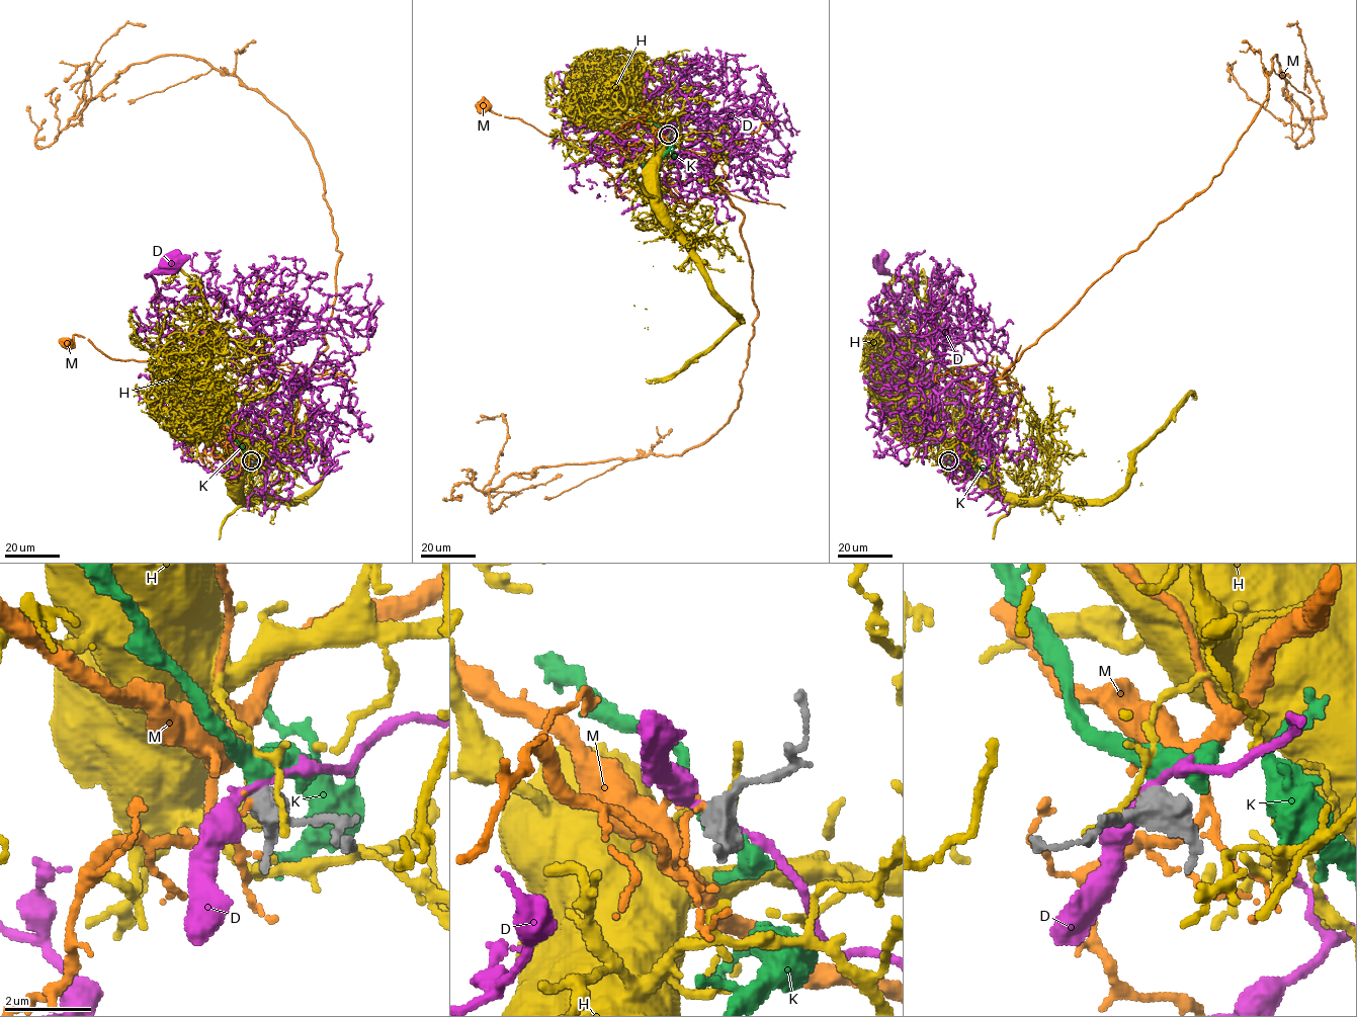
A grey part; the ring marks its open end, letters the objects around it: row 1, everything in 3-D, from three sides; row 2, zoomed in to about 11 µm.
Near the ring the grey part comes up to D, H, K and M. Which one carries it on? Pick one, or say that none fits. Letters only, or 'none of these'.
K

